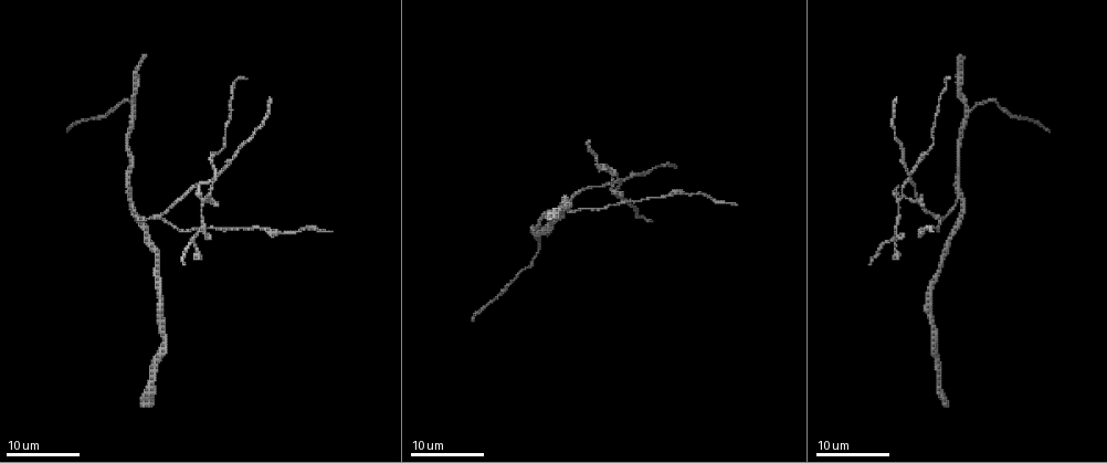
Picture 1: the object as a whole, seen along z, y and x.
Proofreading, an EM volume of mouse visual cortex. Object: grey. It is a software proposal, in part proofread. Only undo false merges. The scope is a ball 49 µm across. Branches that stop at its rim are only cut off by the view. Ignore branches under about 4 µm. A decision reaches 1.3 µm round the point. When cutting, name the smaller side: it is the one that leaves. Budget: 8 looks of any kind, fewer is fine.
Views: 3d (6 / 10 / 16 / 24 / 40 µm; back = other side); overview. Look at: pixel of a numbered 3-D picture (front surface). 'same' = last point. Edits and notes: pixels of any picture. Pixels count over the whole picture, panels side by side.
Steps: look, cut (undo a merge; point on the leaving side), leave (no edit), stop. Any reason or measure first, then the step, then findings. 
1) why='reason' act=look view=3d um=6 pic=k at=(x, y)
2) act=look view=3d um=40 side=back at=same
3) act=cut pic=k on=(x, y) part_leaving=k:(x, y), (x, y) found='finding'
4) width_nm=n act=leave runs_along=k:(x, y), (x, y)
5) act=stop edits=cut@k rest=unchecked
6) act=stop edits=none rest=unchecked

why='two arms in line, one across' act=look view=3d um=16 pic=1 at=(963, 196)

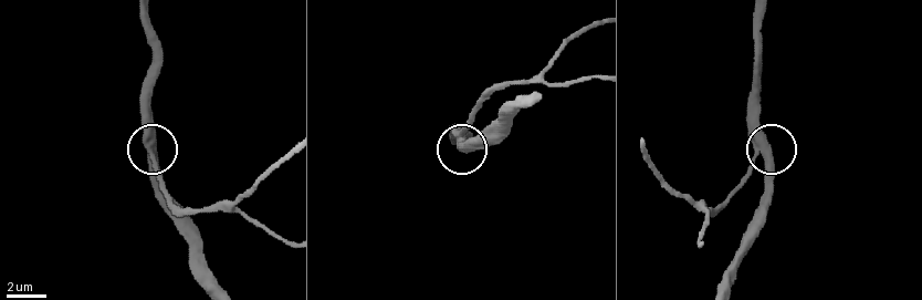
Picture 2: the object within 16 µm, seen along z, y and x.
why='closer look' act=look view=3d um=10 pic=2 at=(765, 150)

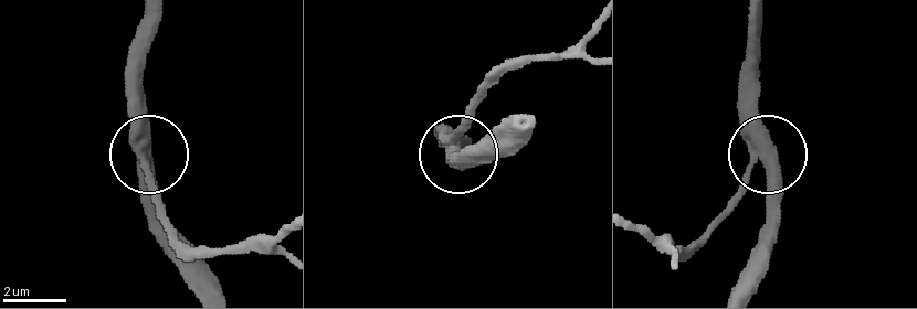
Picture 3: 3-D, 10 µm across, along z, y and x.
arms=3 act=leave runs_along=3:(742, 193), (745, 172), (766, 148), (758, 48) found='all the same neuron'

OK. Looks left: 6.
why='three-way junction' act=look view=3d um=24 pic=1 at=(937, 215)

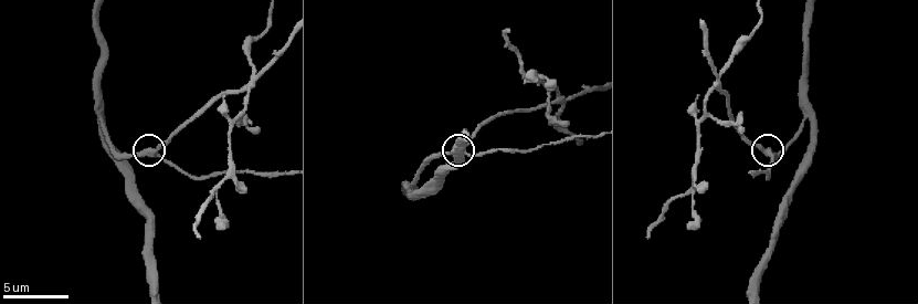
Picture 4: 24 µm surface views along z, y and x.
act=look view=3d um=10 pic=4 at=(154, 150)

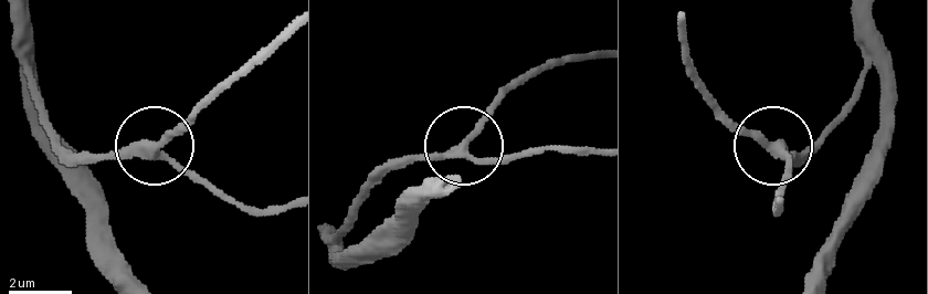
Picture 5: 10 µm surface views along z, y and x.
act=leave runs_along=5:(853, 104), (809, 151), (774, 154), (784, 165), (784, 193) found='one neuron here'

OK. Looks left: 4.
why='a fork' act=look view=3d um=10 pic=4 at=(251, 88)

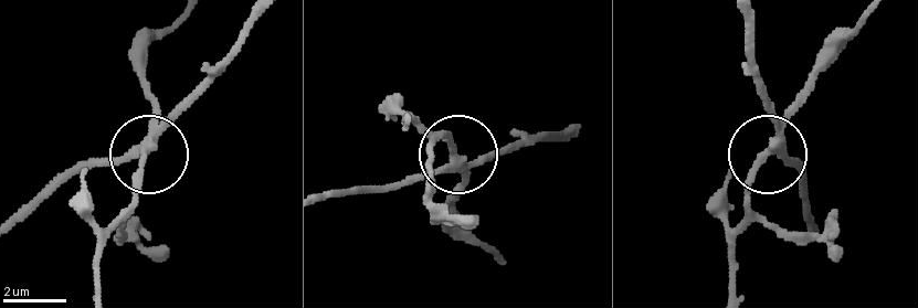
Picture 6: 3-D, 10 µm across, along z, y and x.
why='from behind' act=look view=3d um=10 side=back pic=6 at=(771, 149)

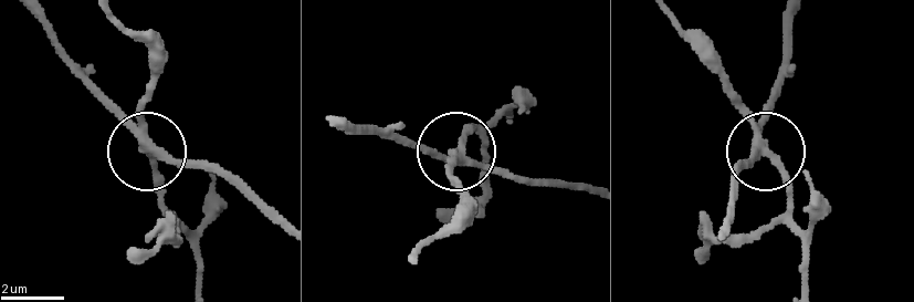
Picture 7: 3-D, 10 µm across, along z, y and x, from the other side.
act=cut pic=7 on=(158, 184) part_leaving=7:(145, 139), (153, 62), (113, 14) found='two neurons meet here'

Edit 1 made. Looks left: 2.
act=stop edits=cut@7 rest=unchecked

